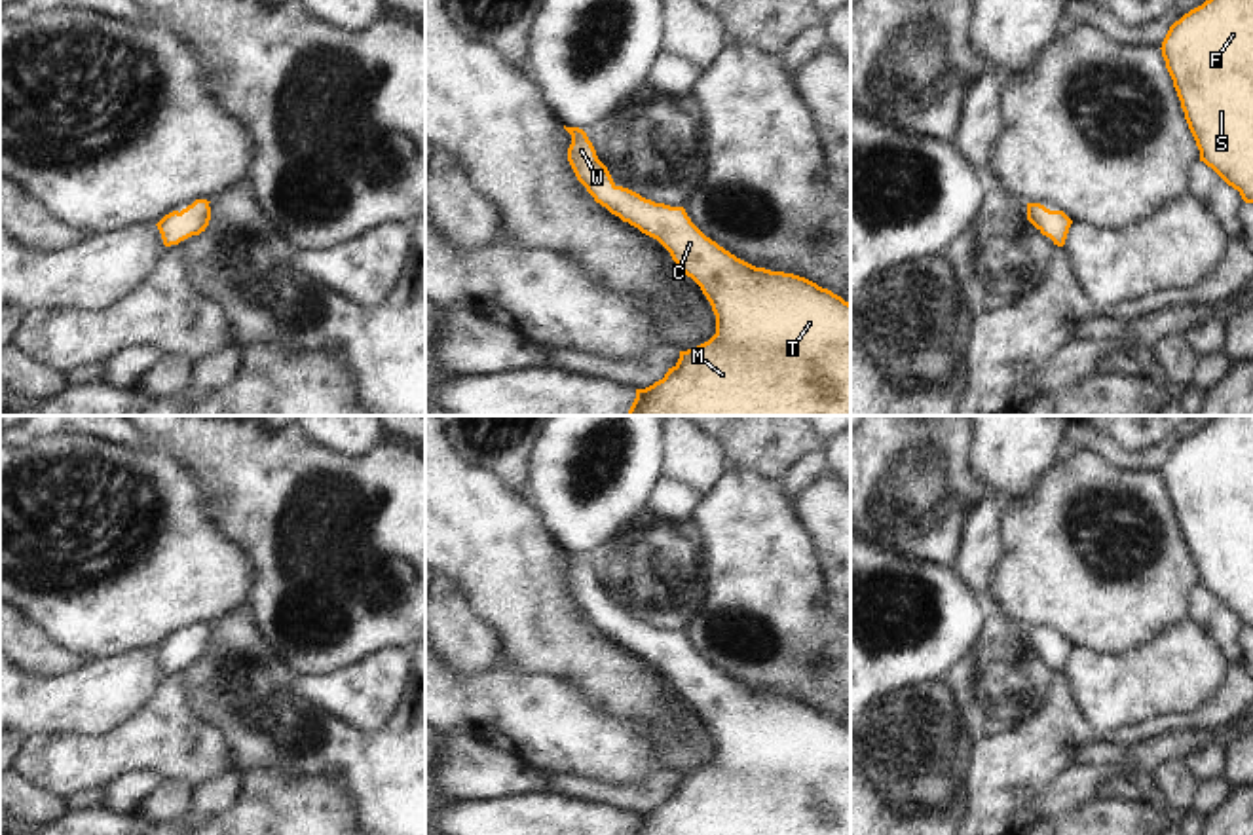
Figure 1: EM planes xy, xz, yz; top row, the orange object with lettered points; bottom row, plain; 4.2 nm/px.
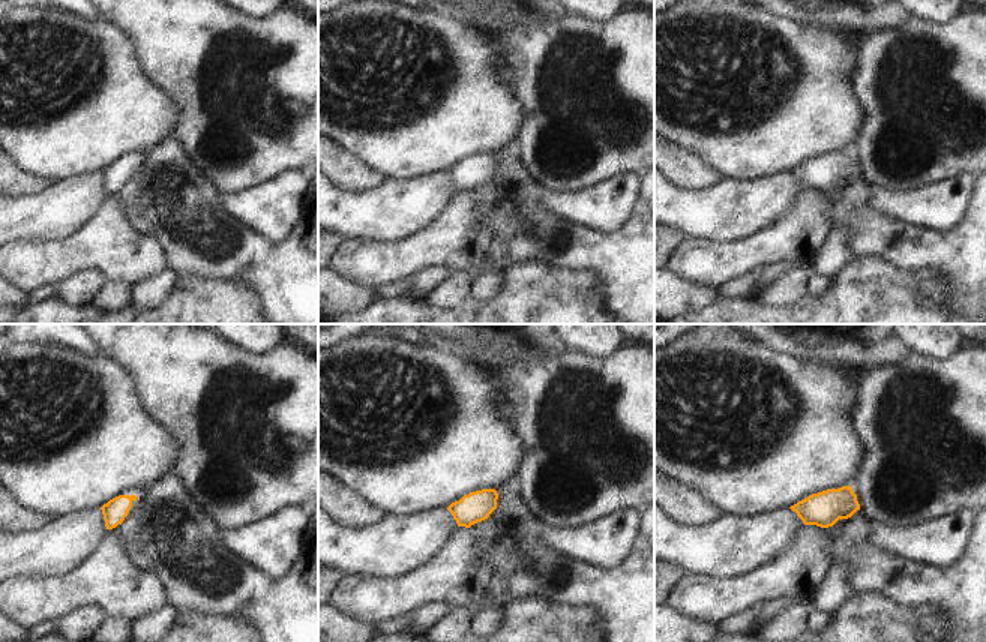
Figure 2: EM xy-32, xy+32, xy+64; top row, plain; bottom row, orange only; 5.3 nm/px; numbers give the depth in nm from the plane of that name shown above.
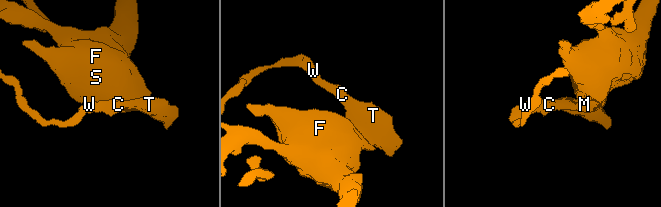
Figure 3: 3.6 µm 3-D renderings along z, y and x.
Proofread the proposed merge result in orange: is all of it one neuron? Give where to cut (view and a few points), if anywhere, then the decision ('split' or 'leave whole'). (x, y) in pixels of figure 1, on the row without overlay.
no cut; leave whole

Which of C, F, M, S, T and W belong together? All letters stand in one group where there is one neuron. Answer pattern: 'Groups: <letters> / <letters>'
Groups: C F M S T W.

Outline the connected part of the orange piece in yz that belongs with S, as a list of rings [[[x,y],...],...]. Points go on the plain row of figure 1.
[[[1219,416],[1175,446],[1160,474],[1200,586],[1253,628],[1253,416]]]

